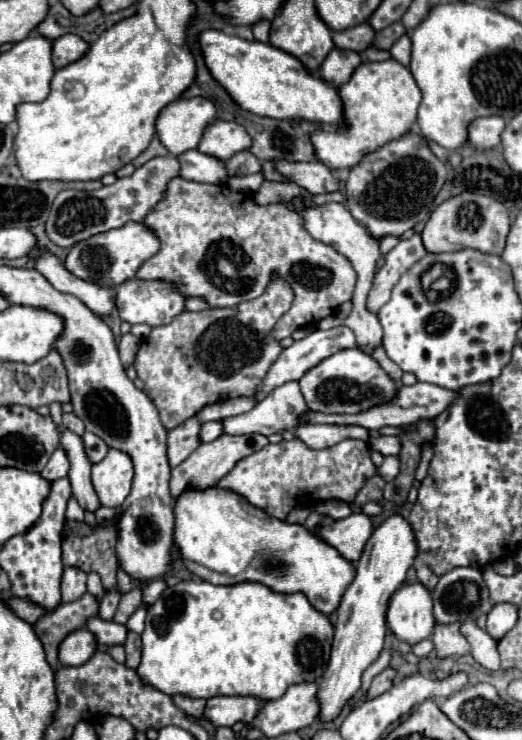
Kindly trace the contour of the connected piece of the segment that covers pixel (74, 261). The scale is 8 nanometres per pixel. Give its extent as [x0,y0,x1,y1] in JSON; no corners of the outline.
[65,223,159,287]

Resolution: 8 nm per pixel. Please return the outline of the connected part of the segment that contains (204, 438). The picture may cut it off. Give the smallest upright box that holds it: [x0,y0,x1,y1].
[199,421,223,443]

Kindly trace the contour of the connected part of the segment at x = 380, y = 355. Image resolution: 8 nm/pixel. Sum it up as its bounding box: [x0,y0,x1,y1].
[373,345,401,381]

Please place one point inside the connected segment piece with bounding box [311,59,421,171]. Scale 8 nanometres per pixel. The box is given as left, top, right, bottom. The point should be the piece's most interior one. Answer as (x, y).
(381, 100)

